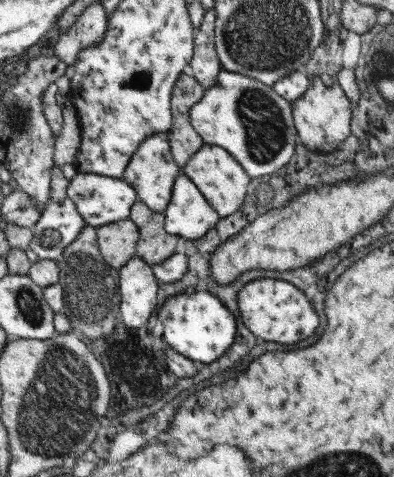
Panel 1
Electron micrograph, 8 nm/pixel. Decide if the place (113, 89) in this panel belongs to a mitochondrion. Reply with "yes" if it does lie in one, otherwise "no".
no

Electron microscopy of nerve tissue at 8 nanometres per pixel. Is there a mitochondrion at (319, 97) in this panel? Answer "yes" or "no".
no

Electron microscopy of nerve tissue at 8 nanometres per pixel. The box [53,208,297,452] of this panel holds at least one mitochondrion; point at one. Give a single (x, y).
(91, 289)

